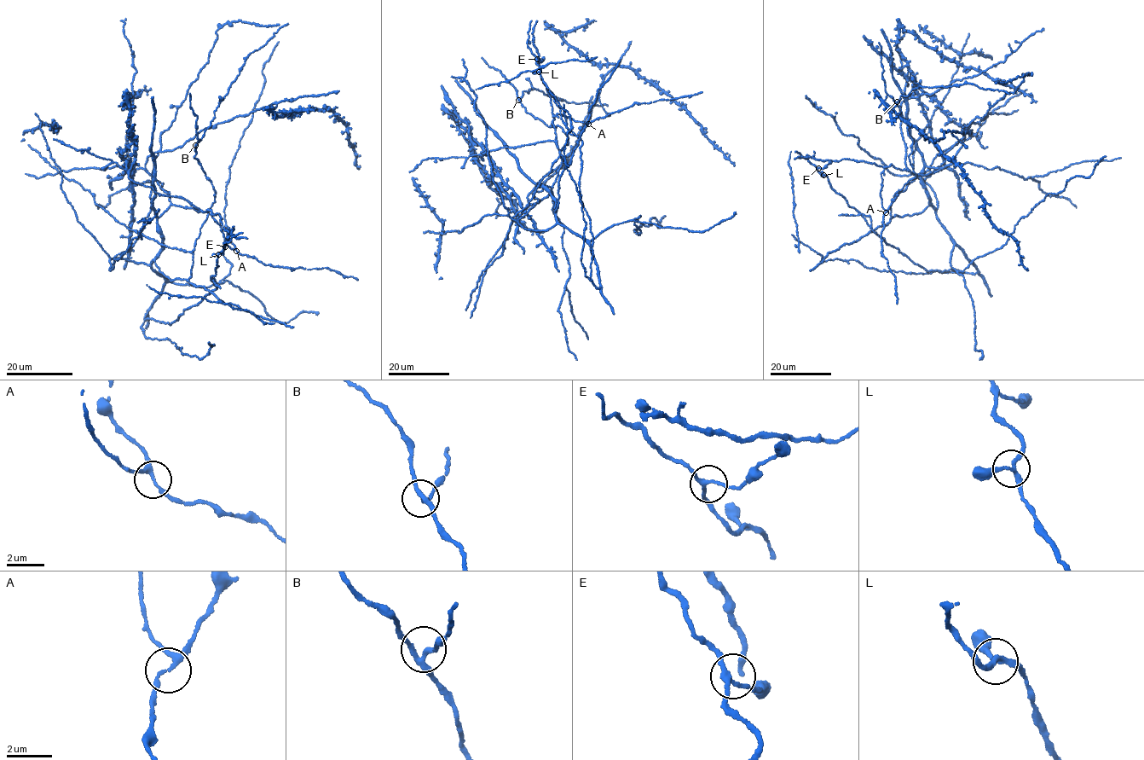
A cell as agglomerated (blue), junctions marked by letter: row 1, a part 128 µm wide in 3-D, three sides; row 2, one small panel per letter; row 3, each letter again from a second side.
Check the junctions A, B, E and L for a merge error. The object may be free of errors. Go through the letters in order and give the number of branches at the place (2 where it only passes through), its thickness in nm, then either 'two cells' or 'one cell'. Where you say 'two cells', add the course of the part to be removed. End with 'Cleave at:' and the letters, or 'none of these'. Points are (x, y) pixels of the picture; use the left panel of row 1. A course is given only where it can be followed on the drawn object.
A: 3 branches meet; 200 nm thick; one cell
B: 3 branches meet; 170 nm thick; one cell
E: 3 branches meet; 200 nm thick; one cell
L: 3 branches meet; 200 nm thick; one cell
Cleave at: none of these

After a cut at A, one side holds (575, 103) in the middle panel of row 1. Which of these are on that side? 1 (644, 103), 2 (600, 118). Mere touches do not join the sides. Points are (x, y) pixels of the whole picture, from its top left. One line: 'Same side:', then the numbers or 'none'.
Same side: none

